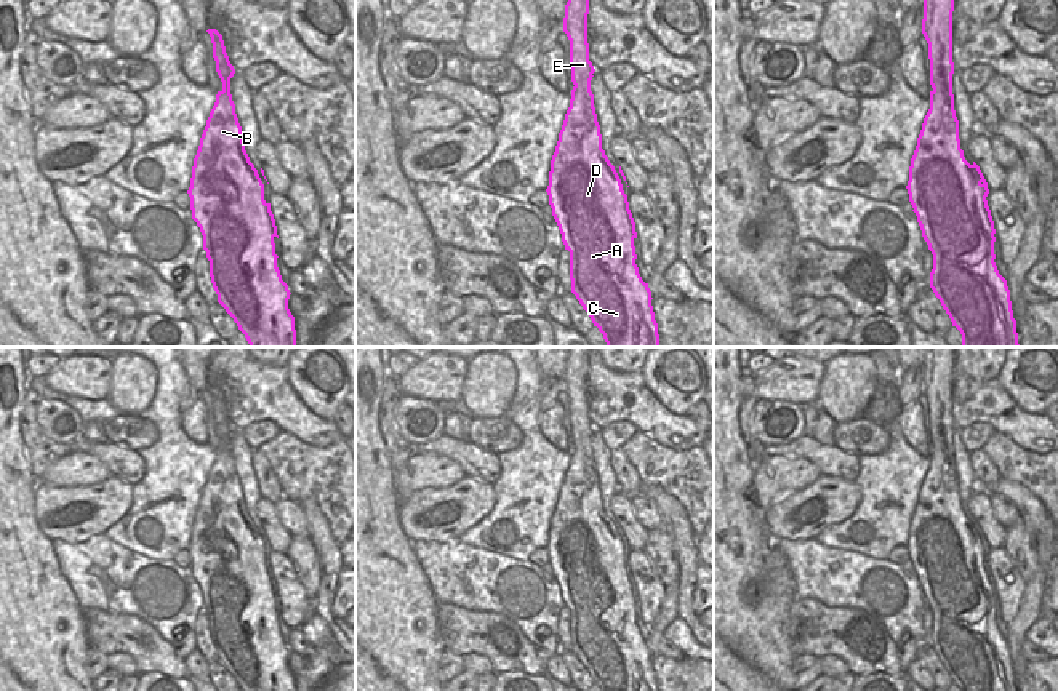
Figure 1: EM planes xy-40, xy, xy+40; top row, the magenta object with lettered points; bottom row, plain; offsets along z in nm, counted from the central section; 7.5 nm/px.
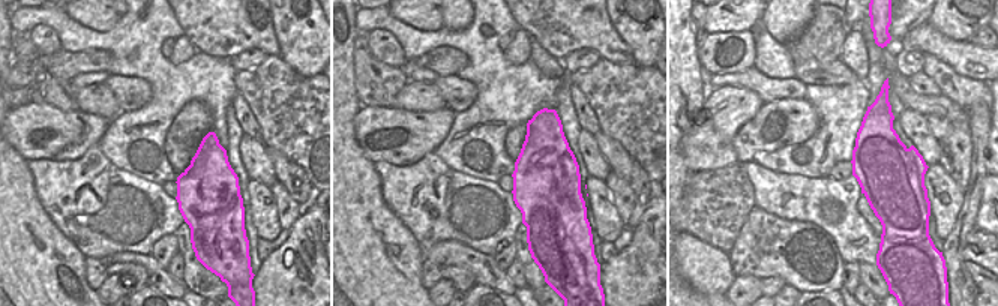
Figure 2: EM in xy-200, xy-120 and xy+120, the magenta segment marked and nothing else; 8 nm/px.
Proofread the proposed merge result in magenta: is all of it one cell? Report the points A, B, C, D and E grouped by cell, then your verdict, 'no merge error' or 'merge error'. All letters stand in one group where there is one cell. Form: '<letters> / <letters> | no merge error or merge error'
A B C D E | no merge error

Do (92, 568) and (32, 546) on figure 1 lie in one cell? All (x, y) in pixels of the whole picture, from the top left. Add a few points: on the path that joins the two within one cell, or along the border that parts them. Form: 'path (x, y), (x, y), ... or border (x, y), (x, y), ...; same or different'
border (50, 541), (58, 568), (72, 589); different

